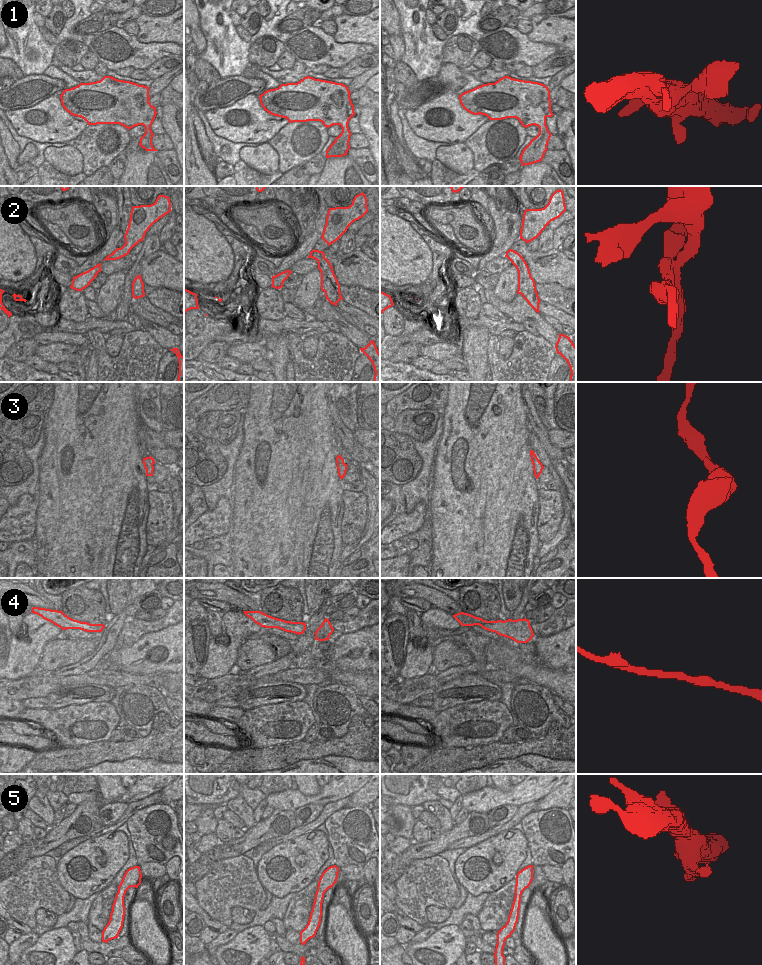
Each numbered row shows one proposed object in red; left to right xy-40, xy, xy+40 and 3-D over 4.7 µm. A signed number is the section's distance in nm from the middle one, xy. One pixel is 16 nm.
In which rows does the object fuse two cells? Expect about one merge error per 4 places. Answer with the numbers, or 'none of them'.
2

